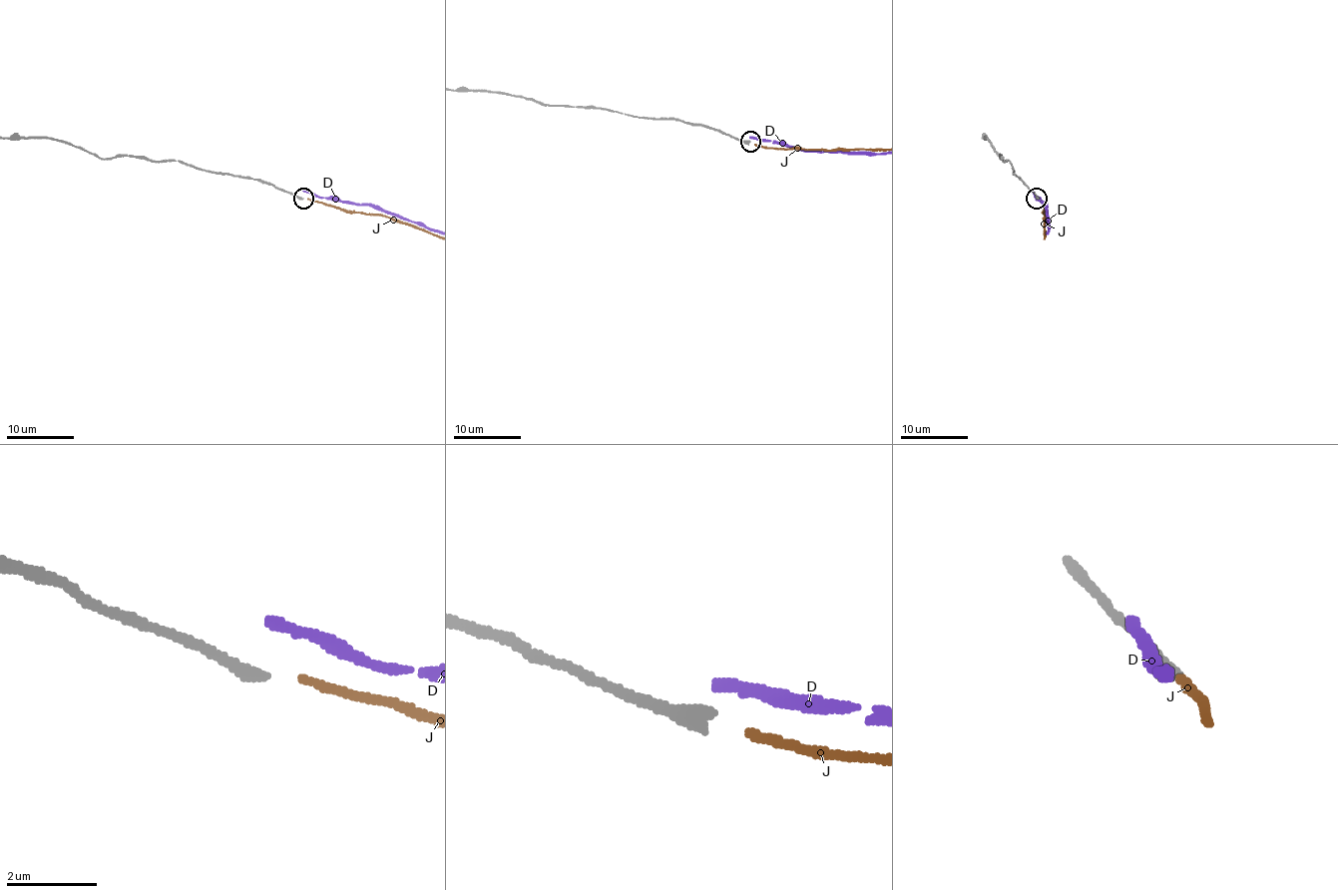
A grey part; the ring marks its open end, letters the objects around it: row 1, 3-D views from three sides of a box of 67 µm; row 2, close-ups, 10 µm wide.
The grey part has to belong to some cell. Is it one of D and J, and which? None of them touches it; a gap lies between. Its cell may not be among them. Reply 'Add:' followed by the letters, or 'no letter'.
Add: J

